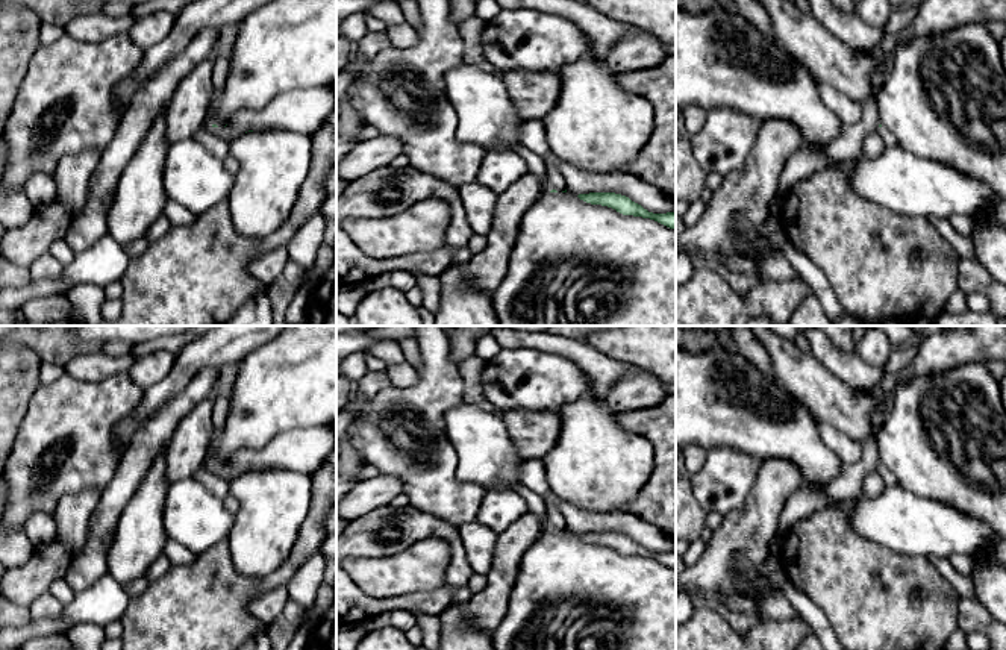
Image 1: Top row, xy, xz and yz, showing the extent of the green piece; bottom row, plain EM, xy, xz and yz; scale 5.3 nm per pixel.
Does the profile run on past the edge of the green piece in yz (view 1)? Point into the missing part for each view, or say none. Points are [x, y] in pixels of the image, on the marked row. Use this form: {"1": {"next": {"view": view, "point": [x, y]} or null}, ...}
{"1": {"next": {"view": "yz", "point": [887, 135]}}}

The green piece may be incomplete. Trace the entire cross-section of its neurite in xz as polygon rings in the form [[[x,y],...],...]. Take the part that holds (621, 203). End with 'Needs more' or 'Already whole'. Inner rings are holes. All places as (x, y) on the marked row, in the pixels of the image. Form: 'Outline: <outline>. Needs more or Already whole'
Outline: [[[589,192],[589,194],[579,194],[577,197],[591,205],[601,205],[612,208],[623,215],[633,215],[655,220],[676,230],[676,212],[653,214],[644,209],[641,205],[632,202],[629,197],[615,192]]]. Already whole

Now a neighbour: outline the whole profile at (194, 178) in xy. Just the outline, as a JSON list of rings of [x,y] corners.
[[[186,138],[170,145],[162,182],[170,200],[200,215],[229,198],[235,177],[224,168],[223,159],[214,156],[194,138]]]

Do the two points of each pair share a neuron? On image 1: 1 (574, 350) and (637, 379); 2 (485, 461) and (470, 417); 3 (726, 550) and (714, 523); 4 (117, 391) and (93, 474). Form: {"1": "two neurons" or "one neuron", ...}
{"1": "two neurons", "2": "one neuron", "3": "two neurons", "4": "one neuron"}

